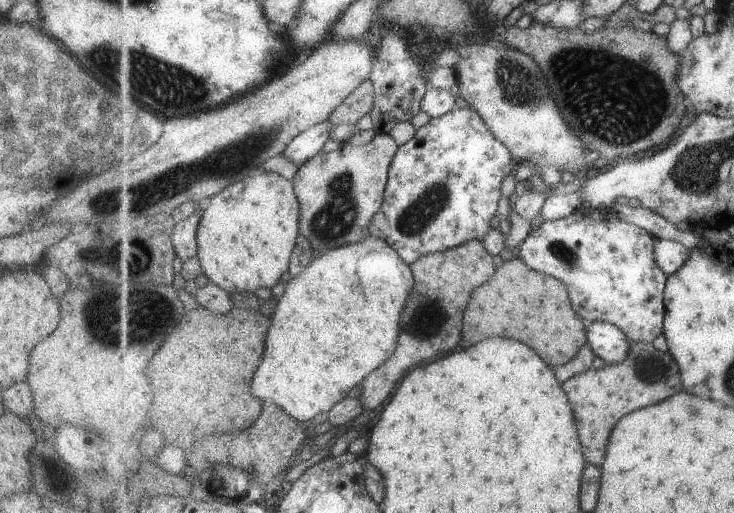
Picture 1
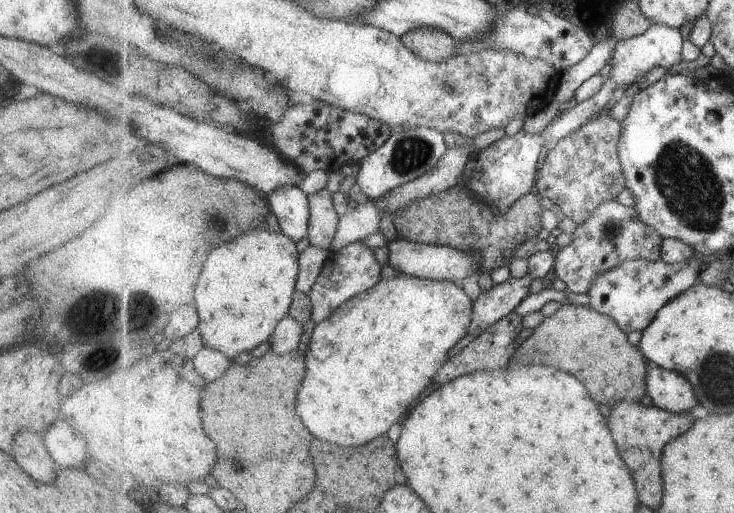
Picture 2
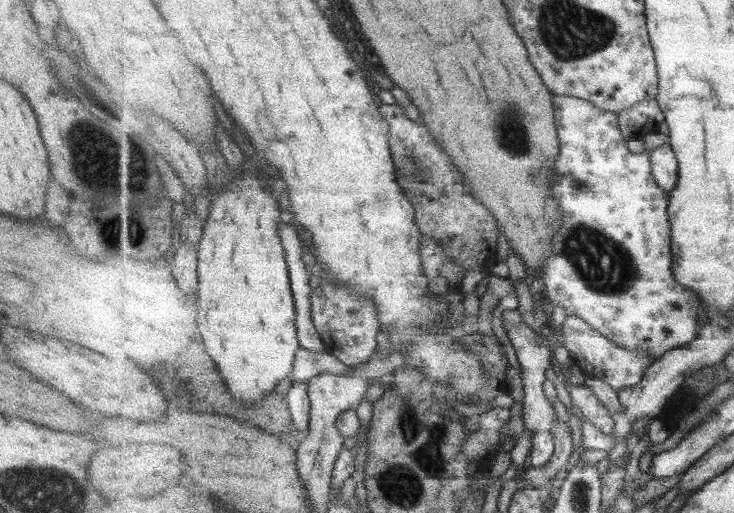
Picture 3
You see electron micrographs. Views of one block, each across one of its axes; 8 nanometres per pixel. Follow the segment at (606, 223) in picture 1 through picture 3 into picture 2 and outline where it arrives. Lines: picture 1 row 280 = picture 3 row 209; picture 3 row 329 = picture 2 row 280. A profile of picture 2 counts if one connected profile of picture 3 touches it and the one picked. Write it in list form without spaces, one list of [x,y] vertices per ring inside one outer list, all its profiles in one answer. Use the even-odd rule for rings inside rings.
[[[700,253],[687,258],[687,261],[671,264],[662,258],[655,262],[649,262],[645,258],[625,260],[621,266],[599,276],[599,280],[587,294],[589,305],[597,312],[612,316],[627,334],[633,330],[644,331],[650,327],[667,302],[700,281],[701,263],[707,260],[710,261]]]

